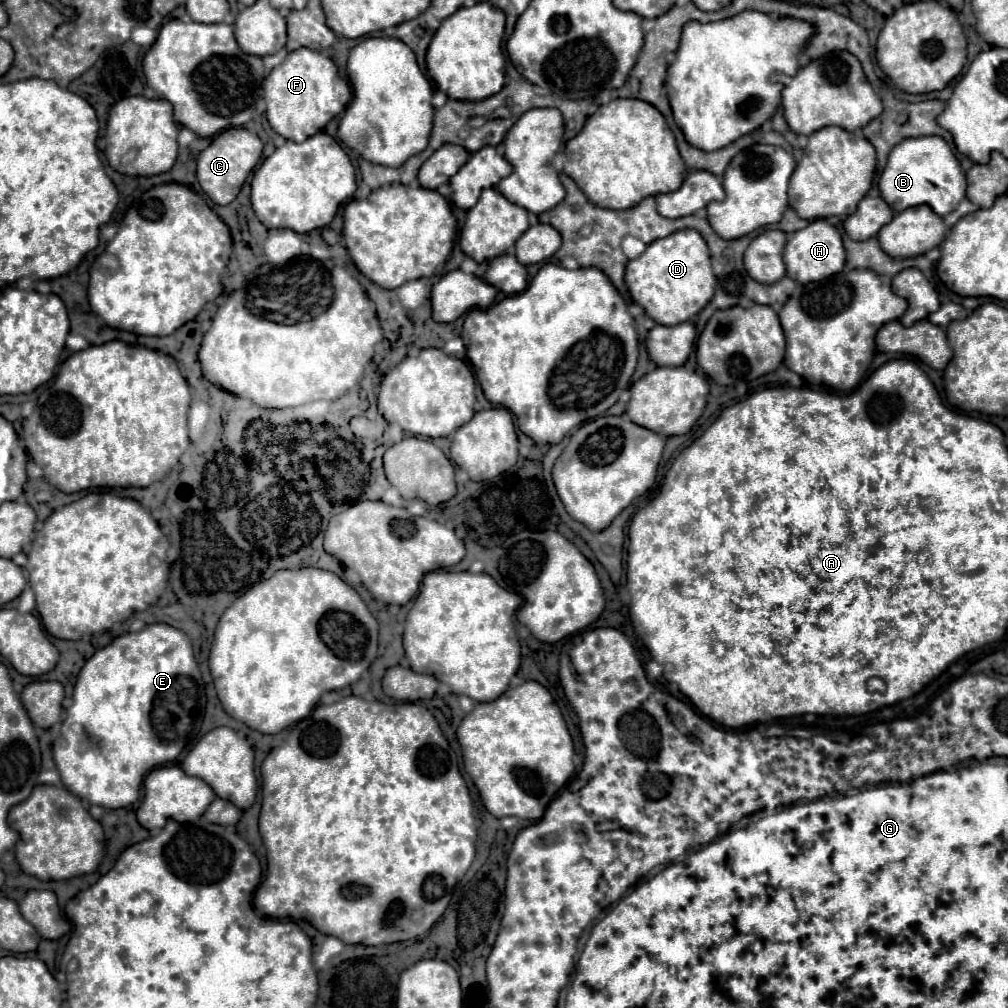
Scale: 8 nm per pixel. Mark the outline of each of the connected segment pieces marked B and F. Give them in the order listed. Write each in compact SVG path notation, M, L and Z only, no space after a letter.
M919 137L903 139L889 153L887 167L879 179L879 191L885 203L893 211L905 211L917 205L929 205L937 215L951 213L965 197L965 175L961 173L959 161L941 137Z
M305 47L291 51L289 57L275 67L265 81L263 97L267 103L267 121L275 133L295 143L303 143L307 137L319 133L351 101L351 87L339 75L333 59Z

